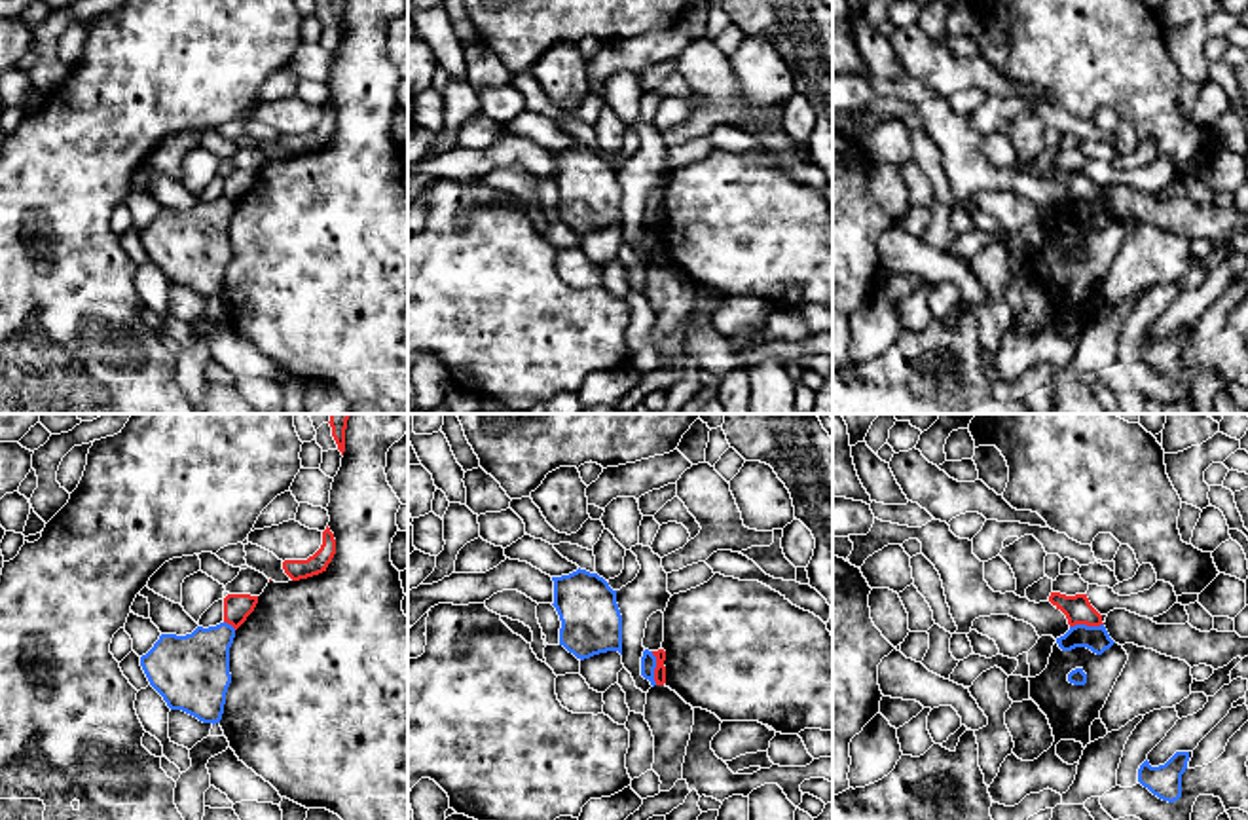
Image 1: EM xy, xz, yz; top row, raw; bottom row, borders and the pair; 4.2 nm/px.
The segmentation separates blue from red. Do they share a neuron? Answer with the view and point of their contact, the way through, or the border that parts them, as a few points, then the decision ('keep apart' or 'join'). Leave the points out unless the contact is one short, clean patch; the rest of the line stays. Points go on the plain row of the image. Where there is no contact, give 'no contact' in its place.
xz (655, 242) | along xz (651, 226), (657, 259) | keep apart

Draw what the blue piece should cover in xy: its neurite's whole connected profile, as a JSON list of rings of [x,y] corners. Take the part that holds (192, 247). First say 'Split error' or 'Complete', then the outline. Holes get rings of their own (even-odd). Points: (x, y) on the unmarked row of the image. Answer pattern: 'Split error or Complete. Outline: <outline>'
Complete. Outline: [[[228,197],[197,201],[192,209],[161,209],[140,232],[150,260],[171,285],[203,298],[220,298],[231,258],[229,222],[235,203]]]

